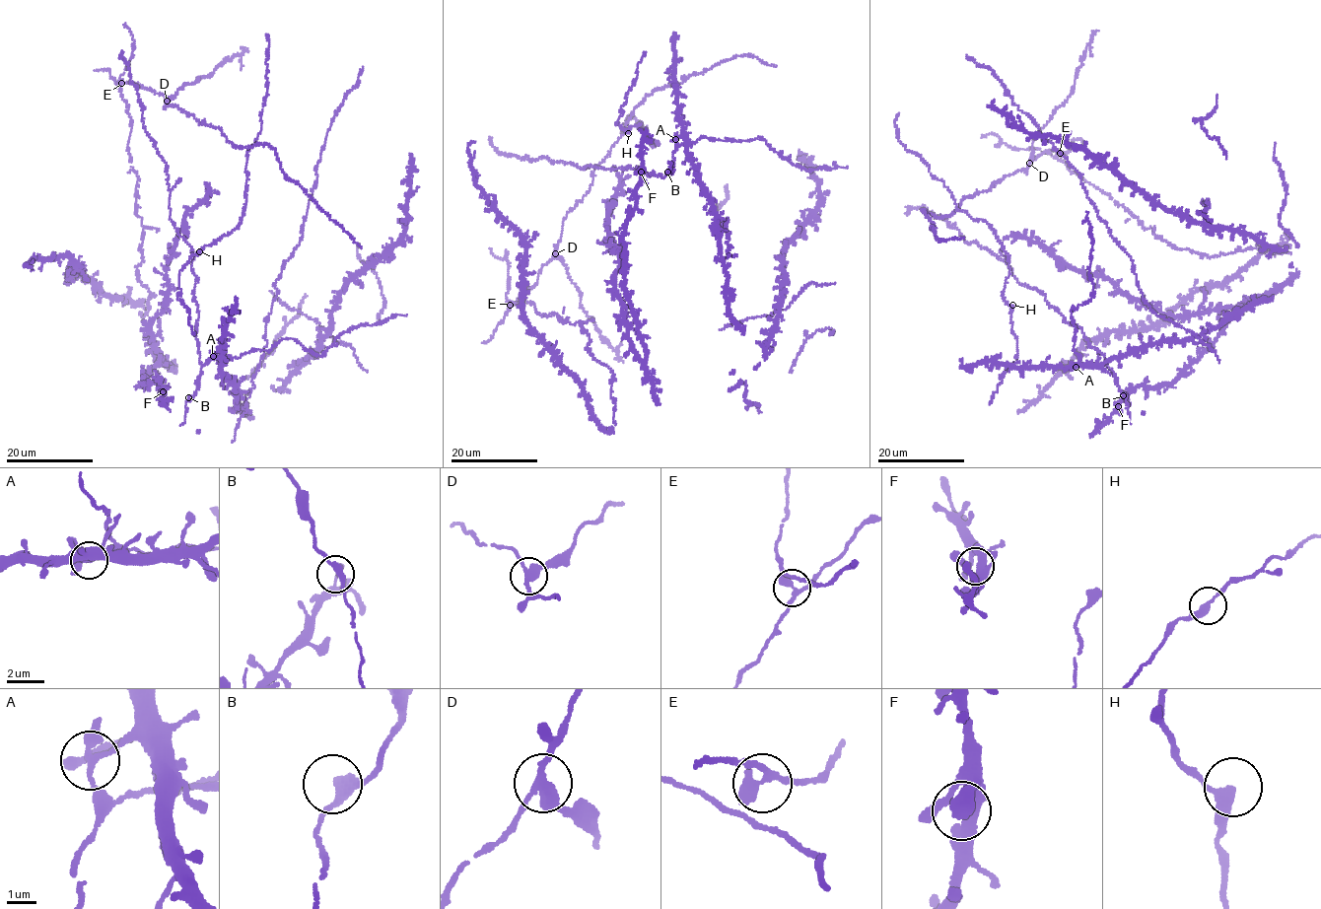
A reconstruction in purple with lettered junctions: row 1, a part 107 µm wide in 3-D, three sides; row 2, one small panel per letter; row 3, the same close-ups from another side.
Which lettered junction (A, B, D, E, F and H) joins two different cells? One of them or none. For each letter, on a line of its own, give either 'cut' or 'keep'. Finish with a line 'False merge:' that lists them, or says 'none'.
A: keep
B: keep
D: cut
E: keep
F: keep
H: keep
False merge: D

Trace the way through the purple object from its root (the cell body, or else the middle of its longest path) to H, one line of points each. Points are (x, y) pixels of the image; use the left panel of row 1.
H: (246, 155), (248, 175), (241, 223), (199, 251)

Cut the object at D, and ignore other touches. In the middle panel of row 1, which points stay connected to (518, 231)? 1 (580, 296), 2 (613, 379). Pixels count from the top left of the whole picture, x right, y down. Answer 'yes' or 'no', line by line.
1: no
2: yes

